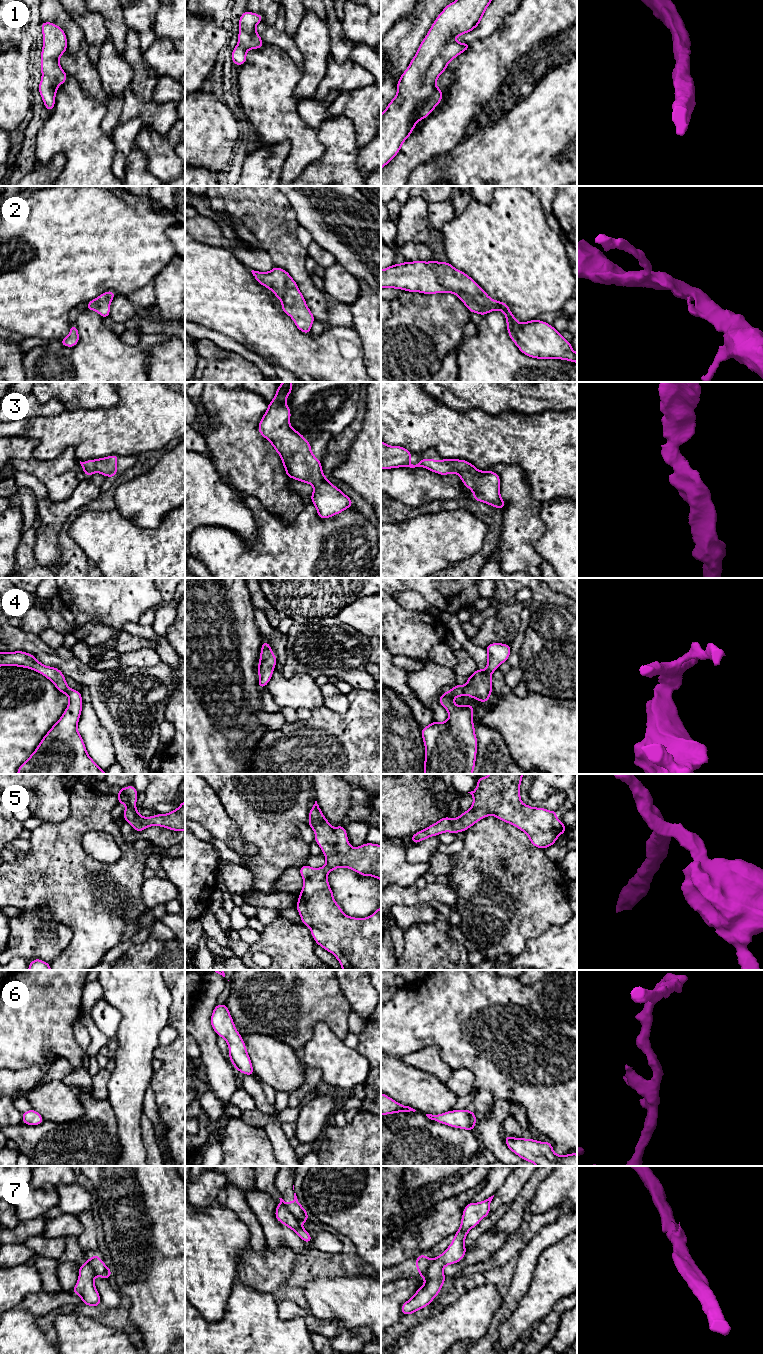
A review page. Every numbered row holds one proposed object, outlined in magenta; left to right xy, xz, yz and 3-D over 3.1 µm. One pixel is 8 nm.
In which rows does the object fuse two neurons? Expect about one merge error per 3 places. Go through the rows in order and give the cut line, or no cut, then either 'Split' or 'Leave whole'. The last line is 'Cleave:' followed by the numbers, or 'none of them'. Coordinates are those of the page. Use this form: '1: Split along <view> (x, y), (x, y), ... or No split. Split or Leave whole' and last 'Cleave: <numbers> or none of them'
1: No split. Leave whole
2: No split. Leave whole
3: No split. Leave whole
4: No split. Leave whole
5: No split. Leave whole
6: No split. Leave whole
7: Split along xz (280, 1201), (300, 1222). Split
Cleave: 7

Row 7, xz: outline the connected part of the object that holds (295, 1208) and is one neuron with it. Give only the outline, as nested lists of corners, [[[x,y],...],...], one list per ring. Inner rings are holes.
[[[294,1193],[294,1201],[285,1203],[282,1198],[279,1198],[286,1208],[296,1217],[300,1222],[308,1222],[308,1212],[299,1203],[296,1193]]]

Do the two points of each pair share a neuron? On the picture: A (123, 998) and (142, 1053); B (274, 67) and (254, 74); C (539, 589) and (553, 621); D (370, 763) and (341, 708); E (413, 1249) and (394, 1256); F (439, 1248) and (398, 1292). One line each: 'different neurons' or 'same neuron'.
A: same neuron
B: same neuron
C: different neurons
D: different neurons
E: same neuron
F: different neurons

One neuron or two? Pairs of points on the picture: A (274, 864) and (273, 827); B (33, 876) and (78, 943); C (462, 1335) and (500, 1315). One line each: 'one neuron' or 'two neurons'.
A: one neuron
B: one neuron
C: two neurons

